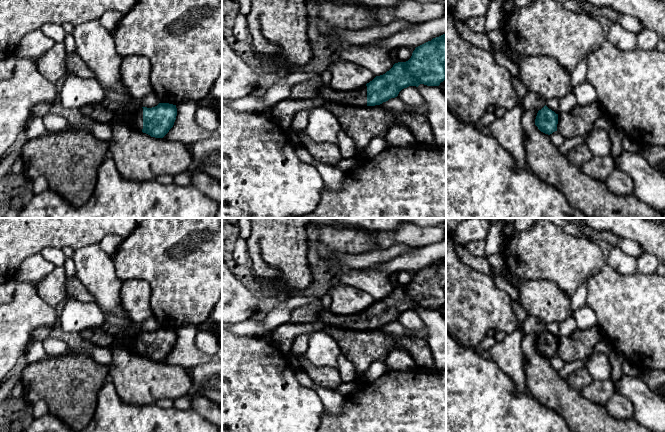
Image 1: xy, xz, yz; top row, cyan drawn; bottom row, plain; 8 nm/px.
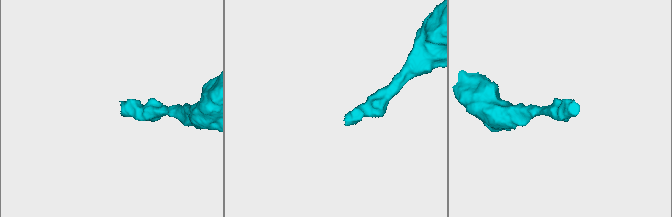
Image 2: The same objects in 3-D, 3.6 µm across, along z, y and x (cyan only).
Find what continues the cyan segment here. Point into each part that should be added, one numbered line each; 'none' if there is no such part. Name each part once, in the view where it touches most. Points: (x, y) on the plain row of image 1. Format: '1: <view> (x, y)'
1: xy (97, 336)

